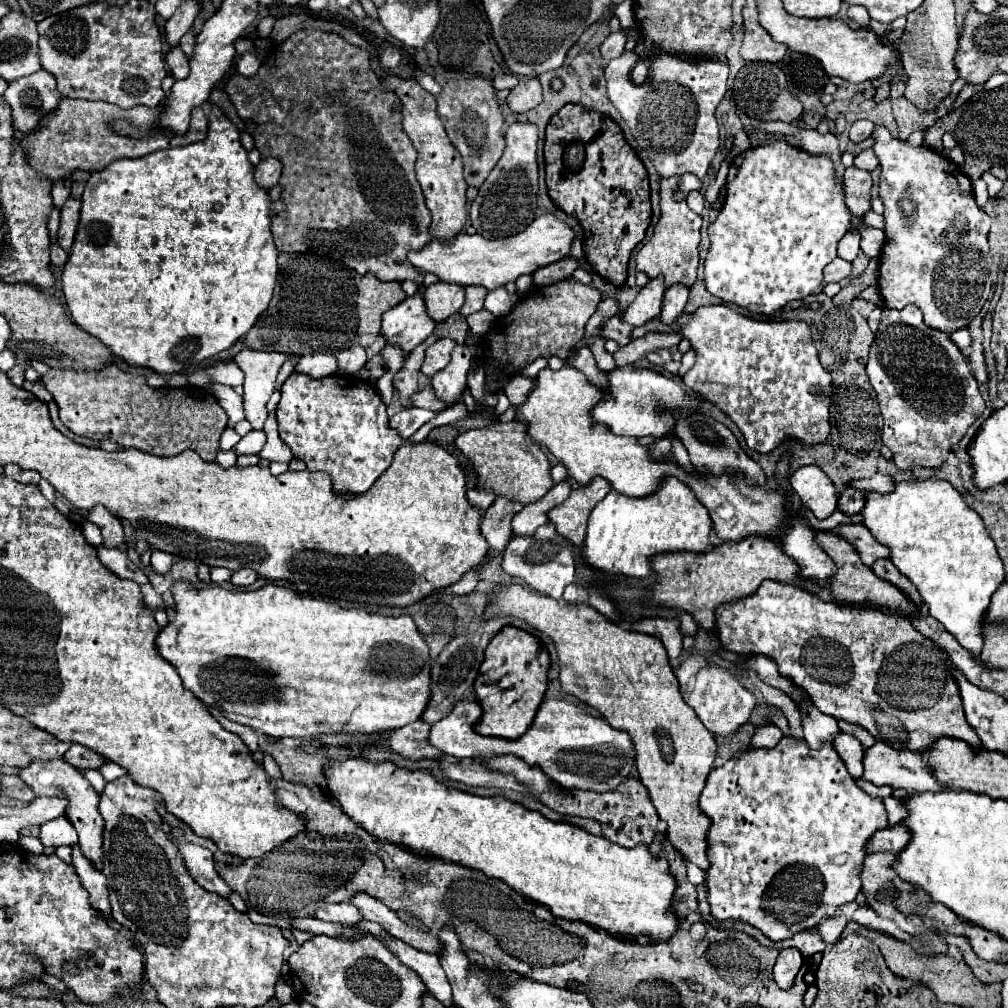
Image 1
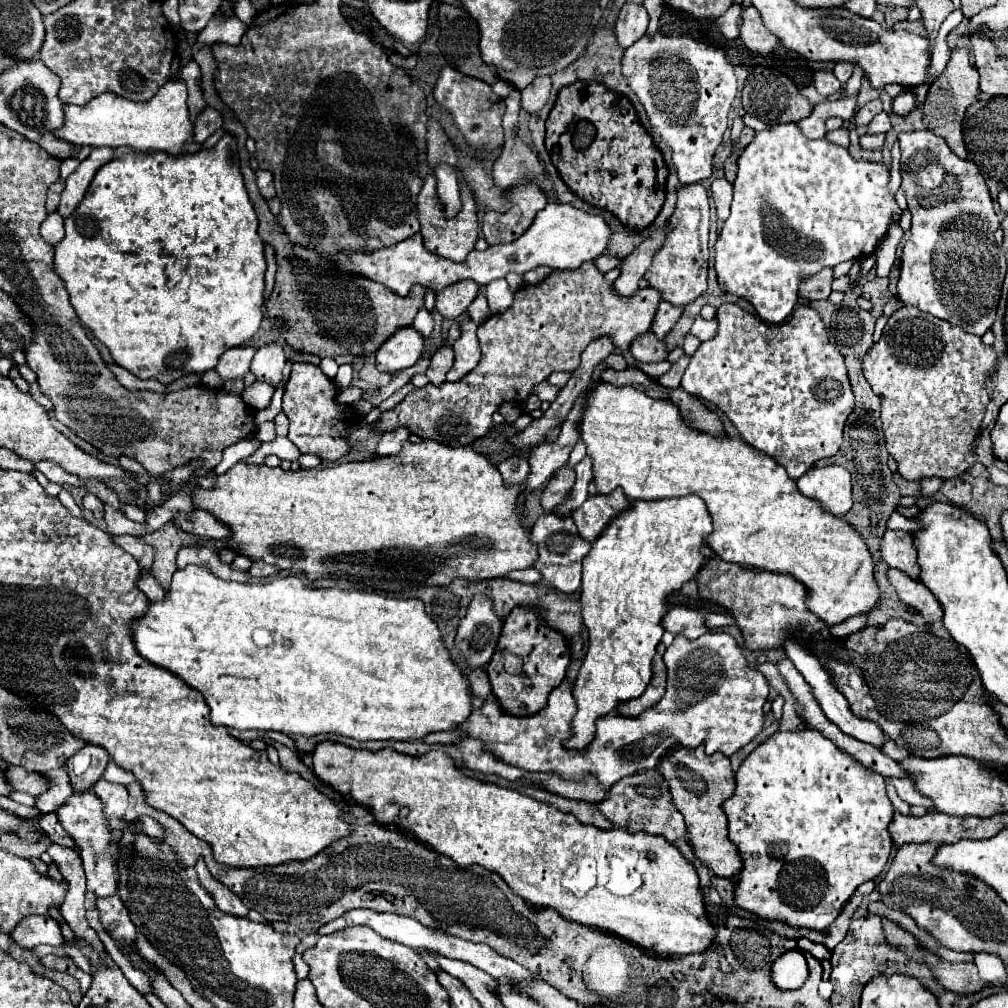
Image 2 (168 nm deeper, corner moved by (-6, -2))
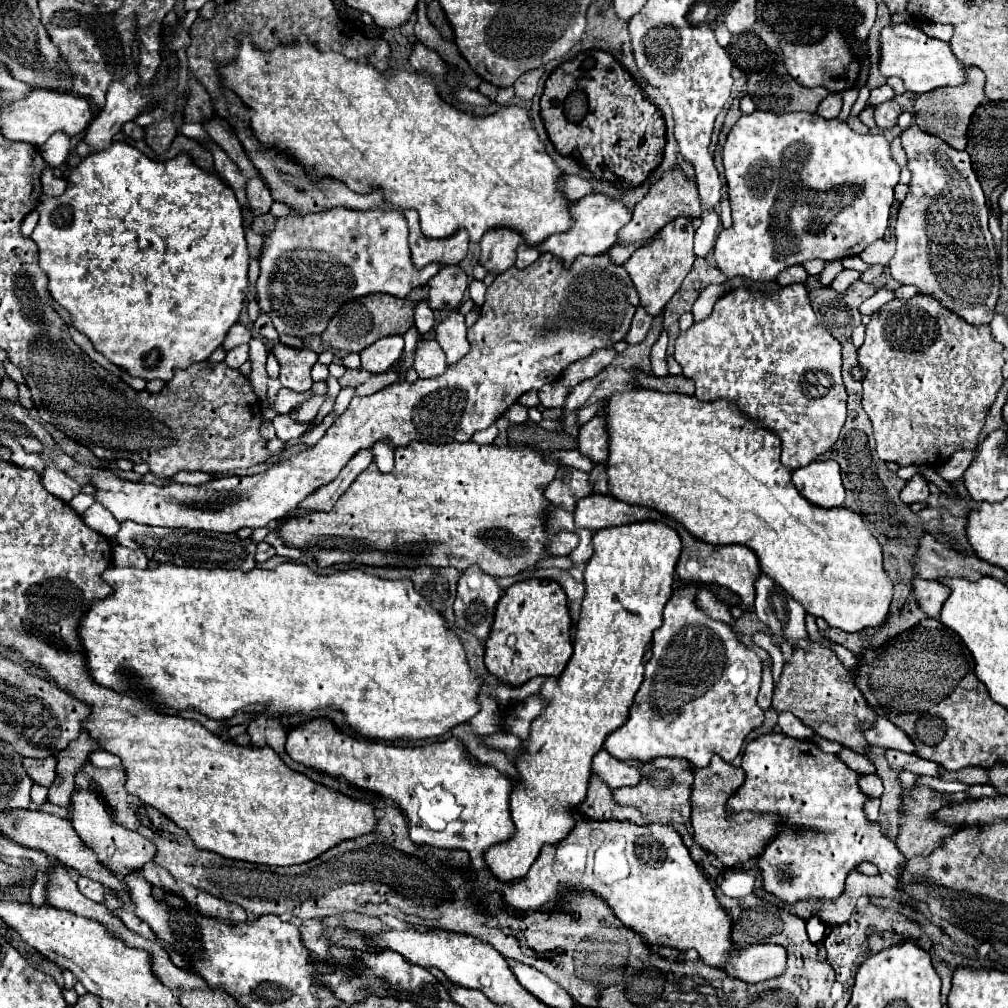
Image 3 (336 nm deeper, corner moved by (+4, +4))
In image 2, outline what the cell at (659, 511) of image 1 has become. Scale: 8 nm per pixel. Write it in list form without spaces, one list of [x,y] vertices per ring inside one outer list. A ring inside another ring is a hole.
[[[696,495],[670,497],[658,501],[632,501],[632,507],[618,515],[604,533],[592,543],[584,559],[582,575],[582,617],[588,629],[588,653],[582,661],[572,695],[576,699],[576,715],[570,721],[572,737],[564,741],[568,749],[584,749],[596,737],[596,717],[604,717],[624,701],[640,697],[652,679],[652,657],[664,635],[662,617],[668,613],[666,599],[686,581],[694,579],[704,563],[704,535],[712,531],[706,505]]]

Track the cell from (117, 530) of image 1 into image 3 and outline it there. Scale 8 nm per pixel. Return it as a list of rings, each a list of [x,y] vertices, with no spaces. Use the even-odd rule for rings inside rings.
[[[46,465],[42,481],[44,481],[44,487],[50,489],[50,493],[54,493],[58,499],[62,499],[62,501],[66,501],[66,503],[68,503],[74,495],[80,493],[80,485],[78,485],[74,479],[70,479],[66,473],[58,471],[56,465]]]

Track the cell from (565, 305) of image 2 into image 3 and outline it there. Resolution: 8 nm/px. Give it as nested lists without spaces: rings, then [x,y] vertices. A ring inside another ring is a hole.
[[[542,253],[542,255],[538,257],[538,261],[534,261],[534,263],[532,263],[530,267],[526,267],[526,269],[516,269],[516,267],[506,269],[506,271],[500,273],[500,275],[494,279],[494,283],[488,287],[484,307],[480,307],[480,319],[478,319],[478,321],[470,327],[470,331],[468,331],[468,339],[470,339],[470,347],[472,347],[472,349],[470,349],[470,353],[468,353],[464,359],[460,359],[456,365],[450,365],[450,367],[444,371],[444,375],[440,375],[440,377],[434,377],[434,379],[418,379],[416,383],[398,381],[398,383],[394,383],[394,385],[390,385],[390,387],[384,387],[382,391],[378,391],[378,393],[374,393],[374,395],[370,395],[370,397],[354,397],[354,399],[350,401],[348,409],[344,411],[344,415],[336,419],[336,423],[324,433],[324,437],[322,437],[314,447],[310,447],[310,449],[306,449],[306,451],[302,451],[302,453],[298,453],[298,455],[292,455],[290,459],[286,459],[286,461],[274,465],[272,469],[268,469],[268,471],[264,471],[264,473],[258,473],[258,475],[252,475],[252,477],[238,477],[238,475],[214,477],[214,479],[210,479],[208,483],[202,483],[202,485],[196,485],[196,487],[192,487],[192,485],[180,485],[180,483],[174,483],[174,481],[170,481],[170,483],[166,483],[166,485],[132,483],[132,481],[126,481],[126,479],[116,477],[116,475],[110,473],[110,471],[96,471],[96,473],[92,475],[92,481],[94,481],[94,487],[96,487],[96,499],[98,499],[118,521],[130,519],[130,521],[136,521],[136,523],[156,525],[156,527],[170,527],[170,529],[184,527],[184,529],[194,529],[194,531],[206,529],[206,531],[220,531],[220,533],[234,533],[234,531],[238,531],[238,529],[242,529],[242,527],[252,527],[252,529],[256,529],[256,527],[266,527],[268,523],[272,523],[272,521],[284,517],[286,513],[290,513],[292,509],[296,509],[298,503],[300,503],[302,499],[306,499],[312,491],[316,491],[318,487],[322,487],[322,485],[330,483],[332,479],[336,479],[338,473],[340,473],[340,469],[348,463],[348,459],[350,459],[354,453],[358,453],[360,449],[366,449],[366,447],[374,445],[374,443],[380,441],[380,439],[388,439],[388,441],[392,443],[392,447],[408,445],[410,441],[426,441],[426,443],[438,443],[438,445],[442,445],[442,443],[454,443],[454,441],[460,441],[460,443],[470,441],[472,435],[474,435],[476,431],[488,429],[512,403],[516,403],[516,399],[518,399],[522,393],[526,393],[526,391],[530,391],[530,389],[538,391],[542,385],[554,383],[554,381],[560,377],[560,373],[562,373],[570,363],[574,363],[574,361],[578,361],[578,359],[582,359],[582,357],[588,357],[594,349],[608,349],[608,347],[614,347],[618,341],[622,341],[622,339],[626,337],[628,329],[630,329],[634,311],[636,311],[638,305],[640,305],[640,297],[638,297],[638,291],[634,289],[634,283],[630,281],[630,275],[626,273],[626,269],[624,269],[622,265],[614,265],[606,255],[596,255],[596,257],[582,255],[582,257],[578,257],[578,259],[572,263],[572,267],[566,269],[558,257],[554,257],[554,255],[550,255],[550,253]]]

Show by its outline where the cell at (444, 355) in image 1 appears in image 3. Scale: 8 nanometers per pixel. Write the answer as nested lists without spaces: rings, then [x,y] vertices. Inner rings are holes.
[[[426,341],[422,347],[416,349],[416,357],[414,357],[414,369],[418,371],[418,375],[422,379],[430,379],[430,377],[438,377],[446,371],[446,357],[444,351],[440,349],[440,345],[436,341]]]

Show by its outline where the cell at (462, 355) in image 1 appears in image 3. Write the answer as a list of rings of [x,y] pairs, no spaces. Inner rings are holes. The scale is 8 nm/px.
[[[452,311],[442,323],[438,323],[436,341],[446,353],[448,365],[458,363],[470,351],[470,345],[466,339],[466,323],[460,311]]]

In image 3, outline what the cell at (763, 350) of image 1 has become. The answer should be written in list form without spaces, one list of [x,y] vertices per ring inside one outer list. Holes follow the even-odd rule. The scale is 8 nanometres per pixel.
[[[804,285],[784,287],[776,295],[736,289],[718,299],[710,317],[682,331],[674,351],[674,359],[680,363],[684,377],[696,383],[696,397],[700,401],[728,399],[744,417],[774,431],[782,441],[780,461],[790,469],[804,467],[832,449],[846,419],[846,387],[840,369],[842,347],[824,327],[812,323],[812,317],[816,315]]]

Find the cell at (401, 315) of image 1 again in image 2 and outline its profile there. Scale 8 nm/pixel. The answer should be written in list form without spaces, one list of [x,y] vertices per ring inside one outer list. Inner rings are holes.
[[[414,327],[400,329],[376,351],[376,369],[396,373],[412,367],[424,351],[424,339]]]

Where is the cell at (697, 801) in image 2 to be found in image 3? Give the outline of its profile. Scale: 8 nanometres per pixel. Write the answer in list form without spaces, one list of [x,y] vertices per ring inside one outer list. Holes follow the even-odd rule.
[[[712,757],[708,767],[692,767],[692,777],[694,783],[690,789],[690,823],[694,829],[696,845],[716,855],[716,859],[722,861],[724,867],[738,867],[760,855],[762,847],[776,835],[778,821],[770,815],[756,815],[746,811],[736,815],[726,813],[726,799],[744,783],[744,771],[722,761],[722,757]]]

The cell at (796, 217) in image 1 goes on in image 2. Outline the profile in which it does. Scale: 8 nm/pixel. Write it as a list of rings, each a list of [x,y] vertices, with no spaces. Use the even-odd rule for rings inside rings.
[[[780,123],[780,125],[772,125],[768,129],[756,131],[752,143],[742,151],[742,155],[738,157],[738,175],[734,181],[734,201],[732,201],[732,213],[730,217],[724,221],[724,227],[718,235],[716,241],[716,275],[718,281],[722,281],[726,285],[728,293],[734,293],[746,301],[750,301],[754,305],[754,309],[758,311],[758,315],[768,321],[768,323],[784,323],[790,313],[796,307],[798,301],[798,285],[804,277],[808,275],[816,275],[820,269],[824,267],[834,267],[842,261],[850,261],[850,259],[864,259],[868,255],[872,255],[880,243],[884,241],[884,237],[888,235],[890,225],[896,221],[900,221],[900,207],[896,205],[894,193],[888,189],[888,179],[890,179],[890,171],[886,169],[884,163],[870,163],[870,161],[856,161],[846,147],[836,145],[832,141],[828,141],[826,137],[822,139],[806,139],[798,127],[798,123]]]

